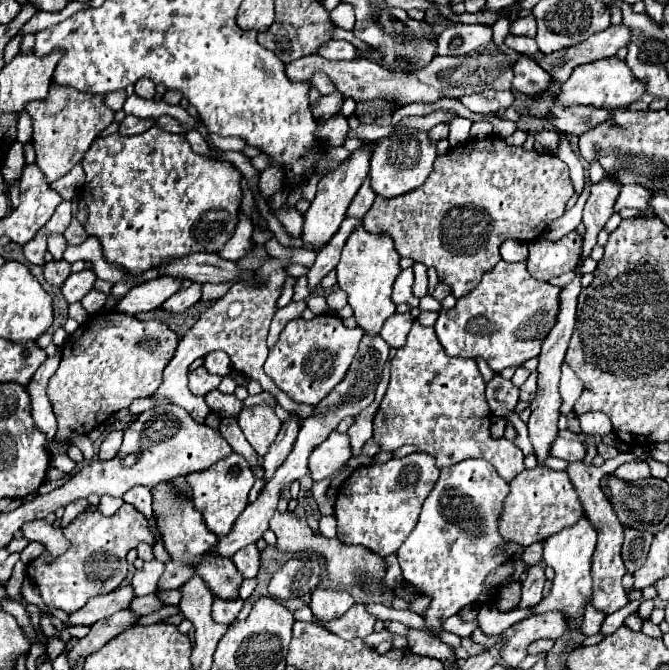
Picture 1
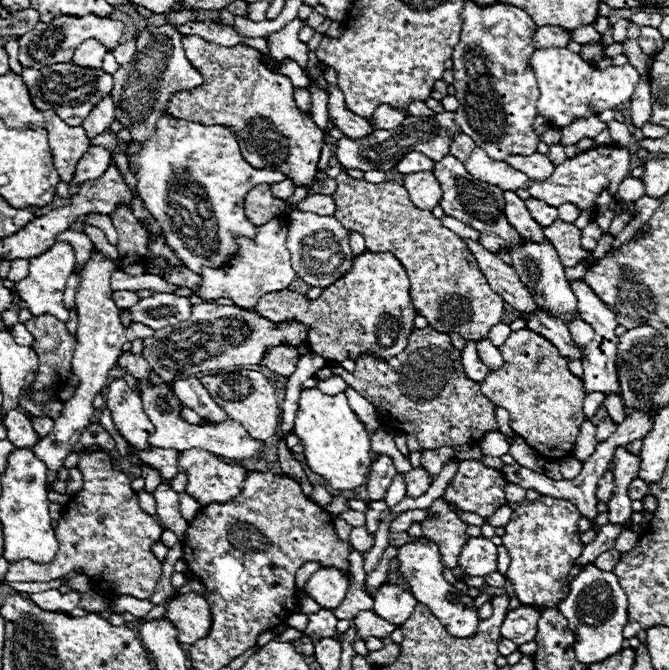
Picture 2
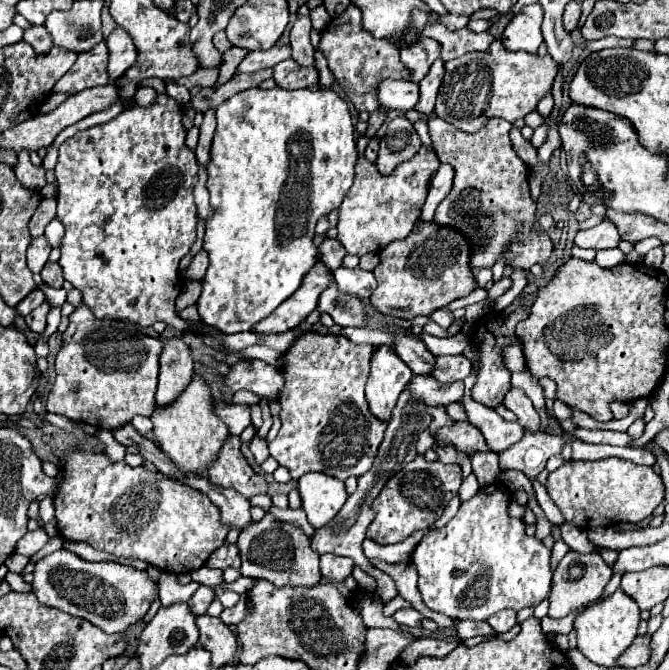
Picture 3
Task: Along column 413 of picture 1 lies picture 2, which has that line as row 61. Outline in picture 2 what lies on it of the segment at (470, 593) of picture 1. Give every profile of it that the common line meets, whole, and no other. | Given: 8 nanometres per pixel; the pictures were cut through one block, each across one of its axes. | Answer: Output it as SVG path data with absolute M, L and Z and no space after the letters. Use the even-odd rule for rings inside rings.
M568 48L536 50L530 62L534 66L534 74L540 88L538 112L552 118L554 128L564 128L574 118L580 118L580 116L592 116L590 106L596 106L598 112L606 108L614 110L618 104L630 100L630 96L634 94L634 88L642 78L632 64L610 66L608 70L602 72L596 66L582 60L578 54L570 52Z

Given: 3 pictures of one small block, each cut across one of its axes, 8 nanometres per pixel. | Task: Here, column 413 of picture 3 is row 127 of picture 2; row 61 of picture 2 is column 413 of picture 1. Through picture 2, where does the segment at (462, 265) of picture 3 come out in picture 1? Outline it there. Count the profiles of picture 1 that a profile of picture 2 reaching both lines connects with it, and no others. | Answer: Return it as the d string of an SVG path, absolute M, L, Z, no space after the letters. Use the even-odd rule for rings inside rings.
M490 136L486 140L470 140L466 146L438 156L434 170L420 188L398 198L376 196L376 202L362 224L374 234L388 232L394 238L400 256L434 266L440 282L448 284L456 298L462 298L480 284L486 270L500 262L500 244L504 240L514 238L528 242L542 236L548 222L564 214L564 206L572 194L574 188L568 176L568 166L558 156L538 154L536 150L526 152L522 146L508 146L502 138Z

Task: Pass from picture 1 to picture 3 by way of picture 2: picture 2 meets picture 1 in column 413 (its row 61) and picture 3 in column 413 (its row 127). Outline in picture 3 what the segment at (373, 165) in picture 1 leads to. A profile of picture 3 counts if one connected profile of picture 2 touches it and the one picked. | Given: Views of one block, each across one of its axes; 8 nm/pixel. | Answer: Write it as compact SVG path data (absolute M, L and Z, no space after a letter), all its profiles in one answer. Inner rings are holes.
M404 116L394 118L380 140L380 150L376 160L380 174L386 176L394 172L396 166L410 160L420 148L422 148L422 142L418 138L418 132L414 130L414 124Z

